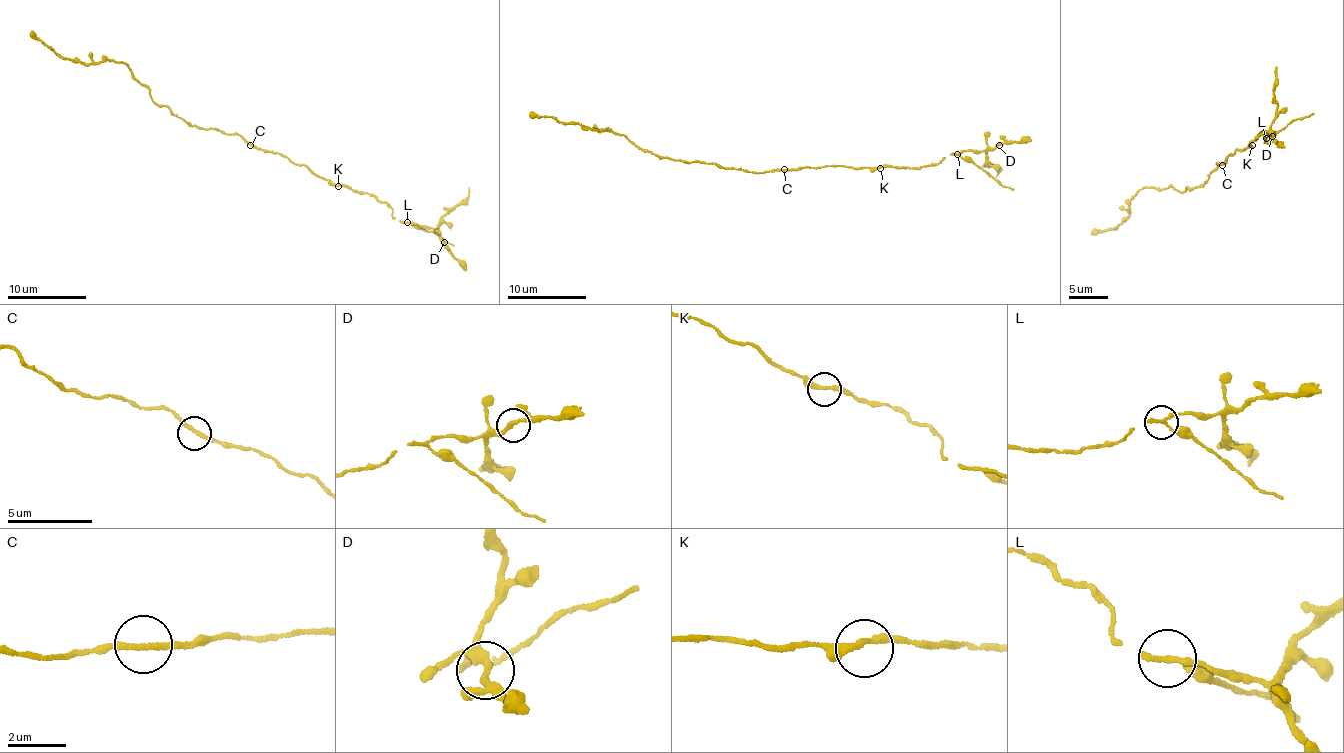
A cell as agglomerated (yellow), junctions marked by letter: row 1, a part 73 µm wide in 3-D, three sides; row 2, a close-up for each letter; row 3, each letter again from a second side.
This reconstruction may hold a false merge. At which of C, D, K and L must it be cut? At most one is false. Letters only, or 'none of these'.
L

